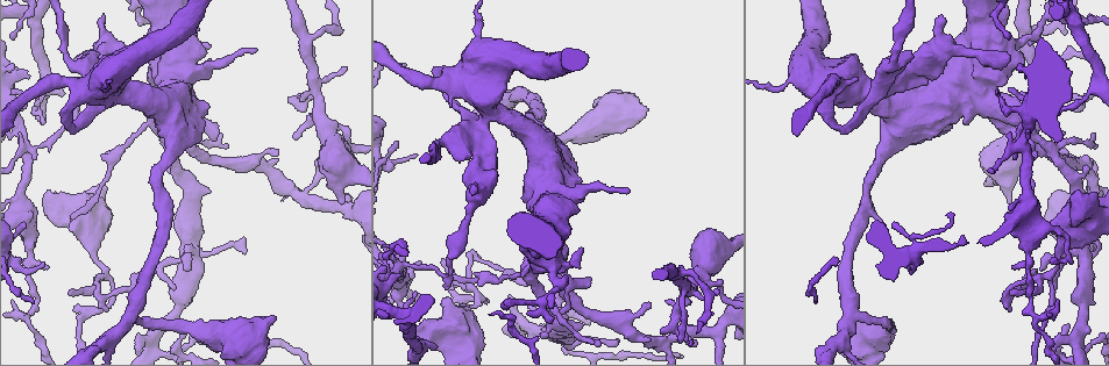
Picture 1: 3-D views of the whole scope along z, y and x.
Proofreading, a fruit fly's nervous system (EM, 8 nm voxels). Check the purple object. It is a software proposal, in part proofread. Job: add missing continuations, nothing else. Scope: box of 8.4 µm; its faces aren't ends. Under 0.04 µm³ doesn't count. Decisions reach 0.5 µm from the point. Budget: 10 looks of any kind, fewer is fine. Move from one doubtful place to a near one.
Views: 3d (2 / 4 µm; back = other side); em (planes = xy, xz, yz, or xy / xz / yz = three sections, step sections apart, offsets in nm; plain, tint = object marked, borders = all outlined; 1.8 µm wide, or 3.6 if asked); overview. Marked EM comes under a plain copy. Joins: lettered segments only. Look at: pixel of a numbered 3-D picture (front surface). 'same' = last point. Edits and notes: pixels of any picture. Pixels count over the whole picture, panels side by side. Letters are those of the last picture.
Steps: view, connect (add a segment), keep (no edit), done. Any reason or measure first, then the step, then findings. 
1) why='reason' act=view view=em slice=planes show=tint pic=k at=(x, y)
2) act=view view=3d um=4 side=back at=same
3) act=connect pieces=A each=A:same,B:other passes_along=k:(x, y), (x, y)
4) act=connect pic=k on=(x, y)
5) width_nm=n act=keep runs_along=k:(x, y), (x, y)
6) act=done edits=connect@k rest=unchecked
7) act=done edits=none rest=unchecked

why='branch stops here' act=view view=em slice=xy step=8 show=borders pic=1 at=(421, 262)

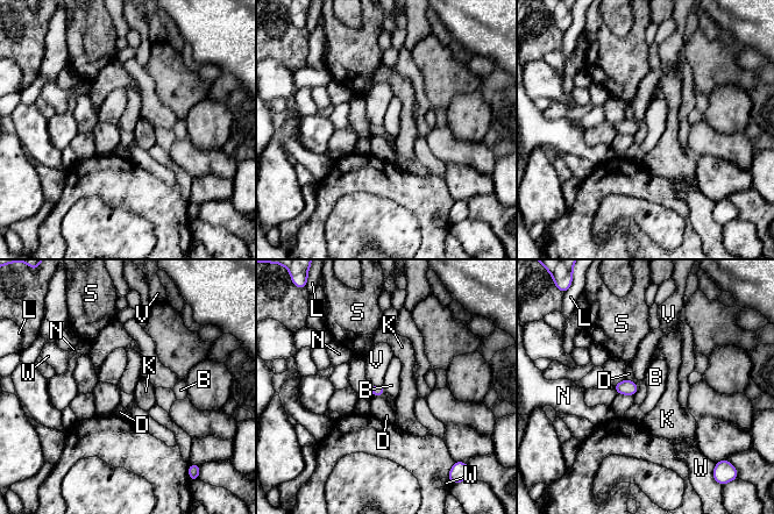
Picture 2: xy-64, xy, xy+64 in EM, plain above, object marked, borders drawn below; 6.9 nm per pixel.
why='another direction' act=view view=em slice=planes show=borders at=same

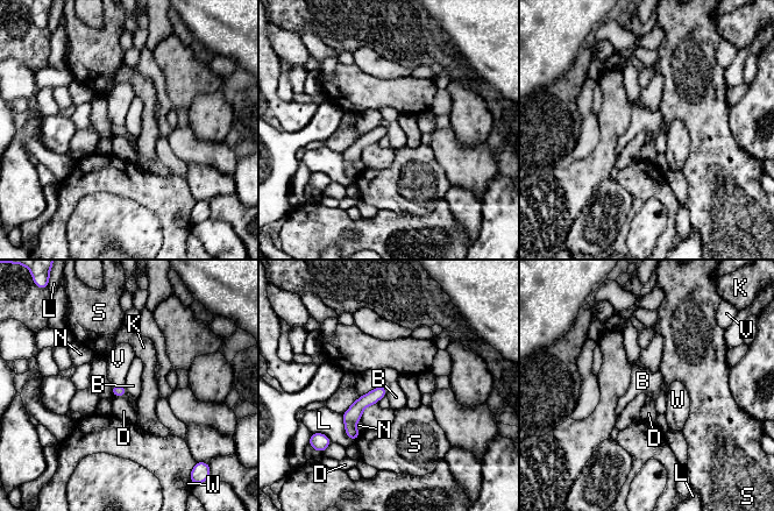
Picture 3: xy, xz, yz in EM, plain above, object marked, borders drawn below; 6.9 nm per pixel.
longest_contact=L:220nm act=keep each=B:other,D:other,K:other,L:other,N:other,S:other,V:other,W:other found='no lettered segment goes on from it'

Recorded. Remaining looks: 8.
act=view view=3d um=2 pic=1 at=(396, 271)

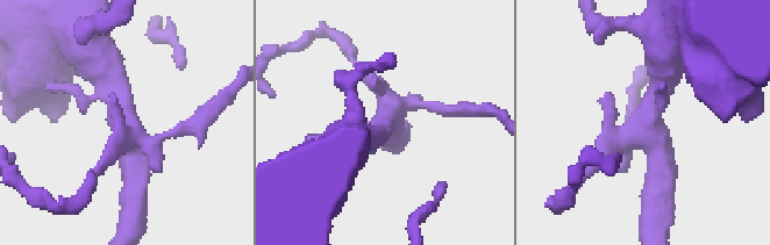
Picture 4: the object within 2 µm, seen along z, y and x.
why='shape alone is not enough' act=view view=em slice=planes show=borders pic=4 at=(388, 124)

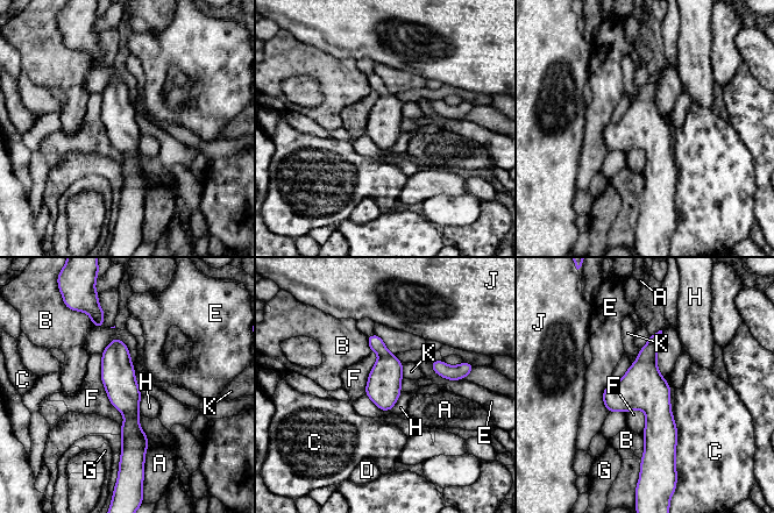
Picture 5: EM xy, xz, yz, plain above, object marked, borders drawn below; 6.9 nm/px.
longest_contact=F:500nm act=keep each=A:other,B:other,C:other,D:other,E:other,F:other,G:other,H:other,J:other,K:other found='no lettered segment goes on from it'

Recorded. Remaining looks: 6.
why='calibre changes' act=view view=3d um=4 pic=1 at=(875, 90)

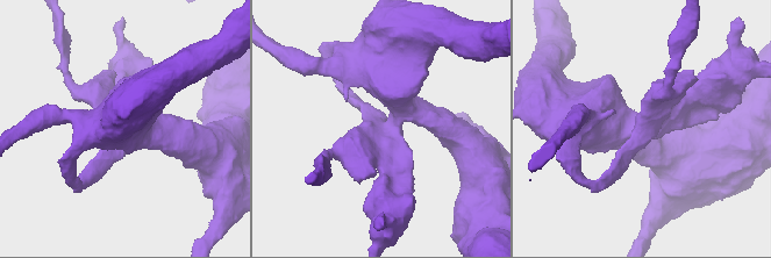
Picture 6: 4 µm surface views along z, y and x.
why='need the tissue' act=view view=em slice=planes show=tint pic=6 at=(642, 127)

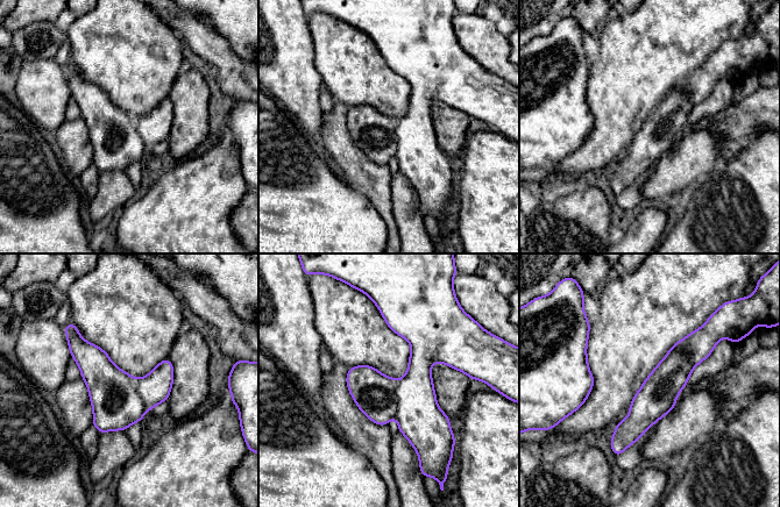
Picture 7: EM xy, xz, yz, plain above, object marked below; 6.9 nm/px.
why='what lies round it' act=view view=em slice=planes show=borders at=same

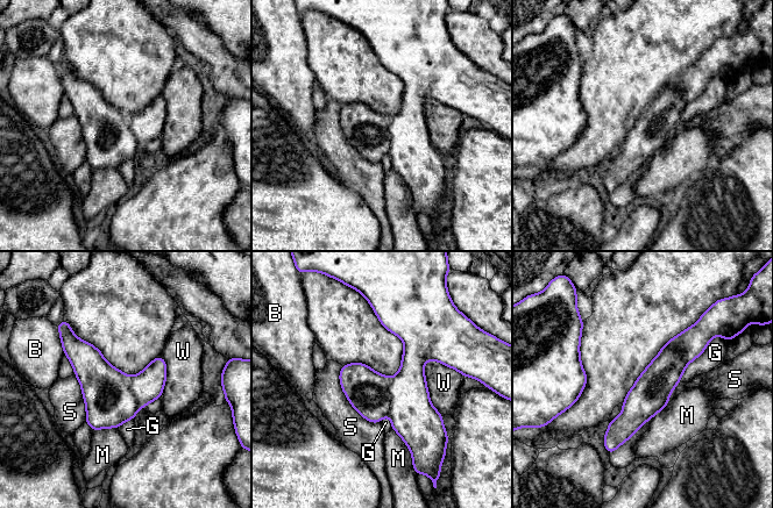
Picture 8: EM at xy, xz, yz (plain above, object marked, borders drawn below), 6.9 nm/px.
longest_contact=G:550nm act=keep each=B:other,G:other,M:other,S:other,W:other border=8:(711, 338), (687, 365), (667, 402) found='none of them fits'

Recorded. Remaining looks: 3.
why='thin end' act=view view=em um=3.6 slice=planes show=borders pic=1 at=(417, 156)

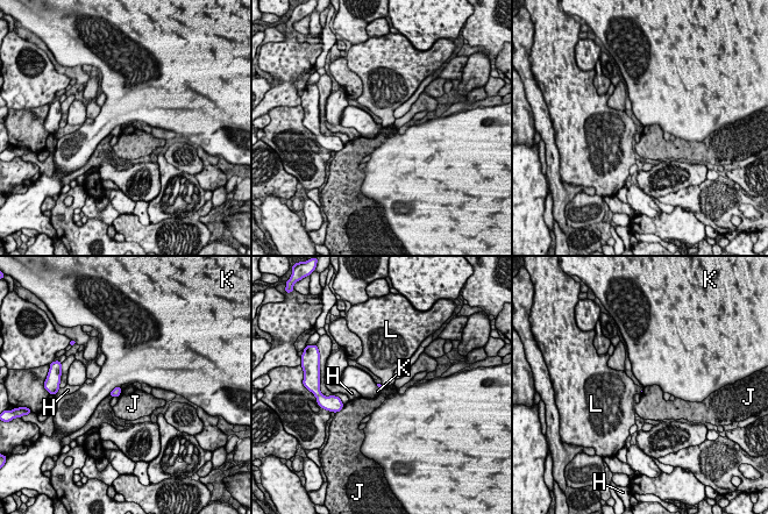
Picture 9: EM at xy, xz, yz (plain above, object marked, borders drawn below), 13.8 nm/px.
act=keep each=H:other,J:other,K:other,L:other border=9:(120, 386), (116, 386), (108, 394) found='none of them fits'

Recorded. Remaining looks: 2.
act=done edits=none rest=unchecked

